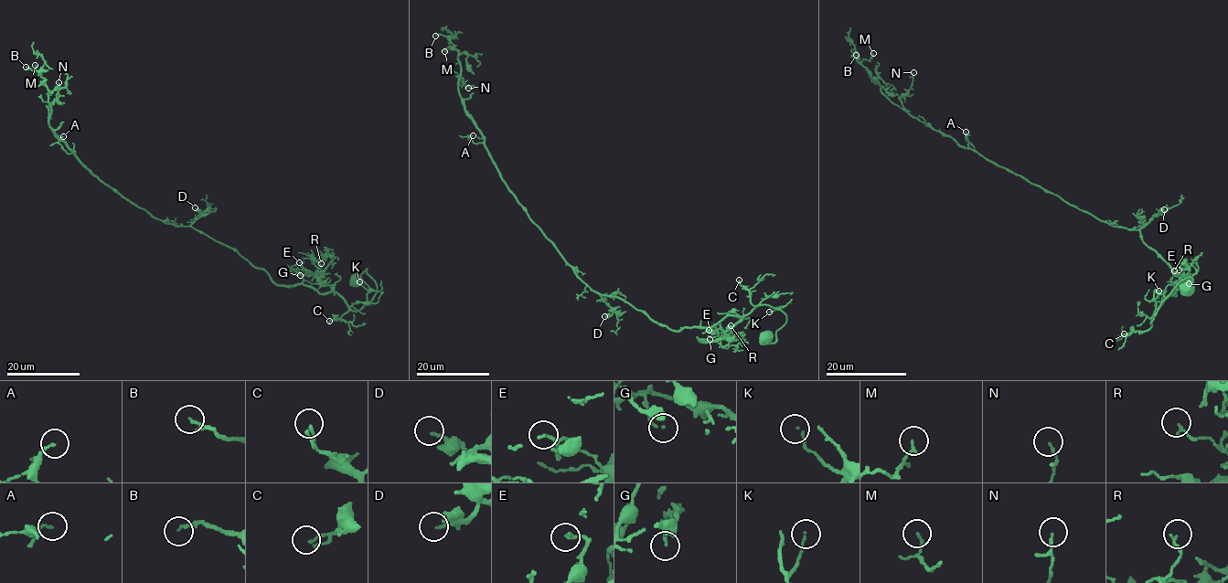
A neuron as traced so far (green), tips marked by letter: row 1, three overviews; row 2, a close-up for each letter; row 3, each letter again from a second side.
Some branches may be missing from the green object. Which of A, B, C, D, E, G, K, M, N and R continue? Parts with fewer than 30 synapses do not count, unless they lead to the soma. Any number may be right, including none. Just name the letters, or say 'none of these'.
none of these

